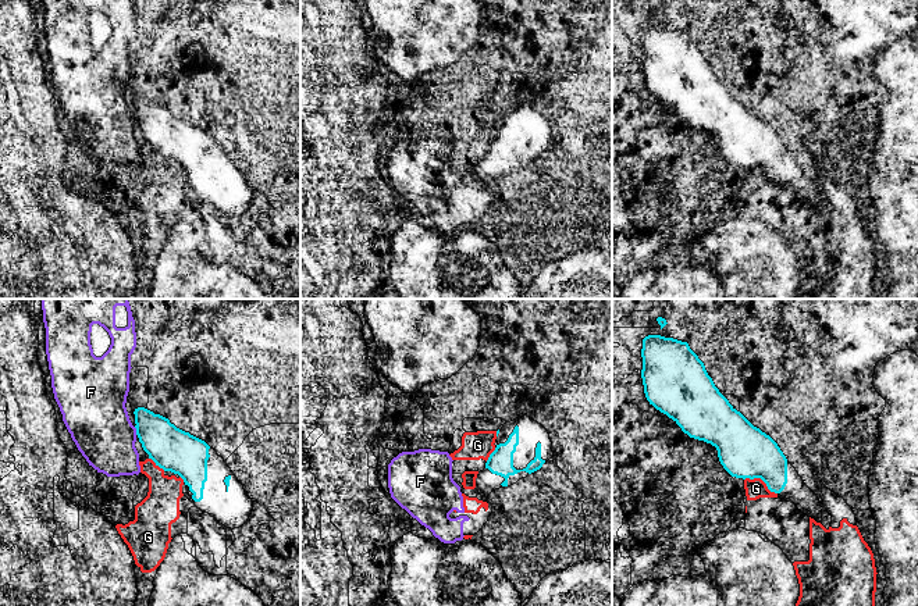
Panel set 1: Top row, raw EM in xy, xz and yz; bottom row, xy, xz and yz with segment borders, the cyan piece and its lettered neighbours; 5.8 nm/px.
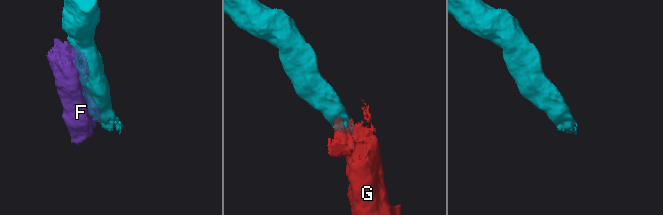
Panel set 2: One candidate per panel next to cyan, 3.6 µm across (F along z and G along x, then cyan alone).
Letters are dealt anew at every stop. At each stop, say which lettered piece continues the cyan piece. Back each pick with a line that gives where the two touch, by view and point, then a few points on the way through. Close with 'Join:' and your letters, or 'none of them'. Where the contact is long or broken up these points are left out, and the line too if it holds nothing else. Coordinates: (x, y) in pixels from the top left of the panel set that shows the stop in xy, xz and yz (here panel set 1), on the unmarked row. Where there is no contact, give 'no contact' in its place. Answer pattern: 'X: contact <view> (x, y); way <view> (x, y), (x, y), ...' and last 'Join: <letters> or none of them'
Join: none of them

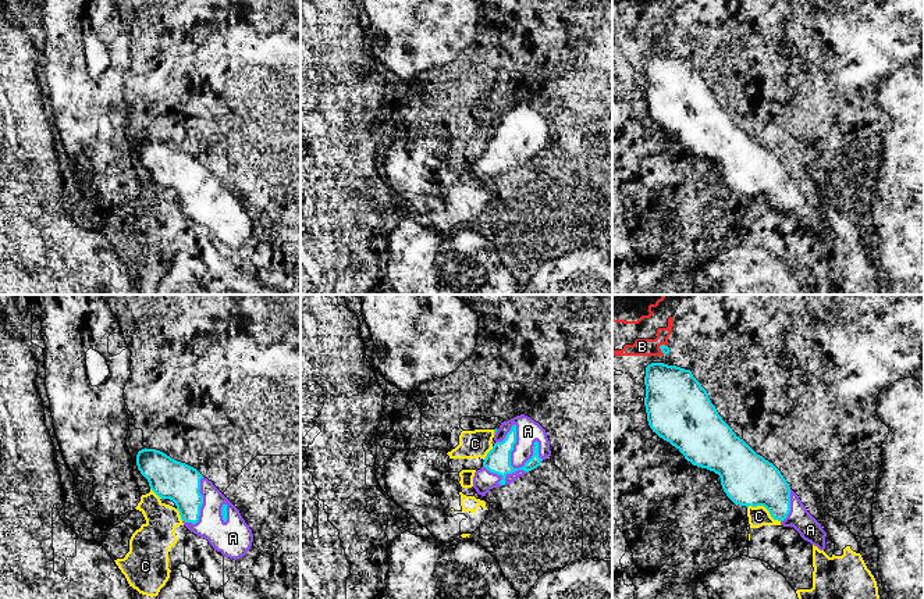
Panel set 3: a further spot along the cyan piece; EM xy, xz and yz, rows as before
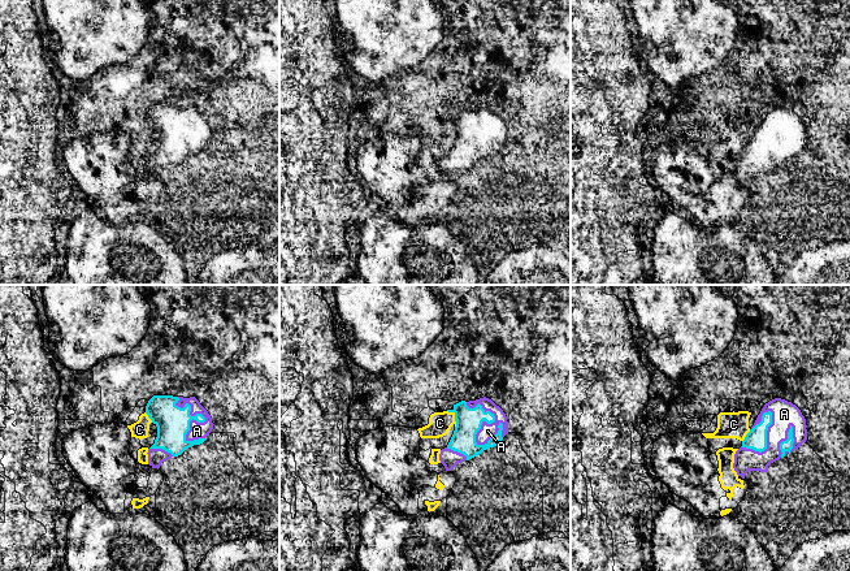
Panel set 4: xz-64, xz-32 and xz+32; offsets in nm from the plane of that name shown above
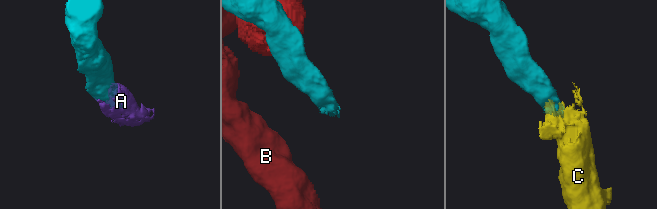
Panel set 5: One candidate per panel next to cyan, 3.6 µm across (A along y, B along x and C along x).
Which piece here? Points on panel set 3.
A: contact xz (516, 157)
Join: A

